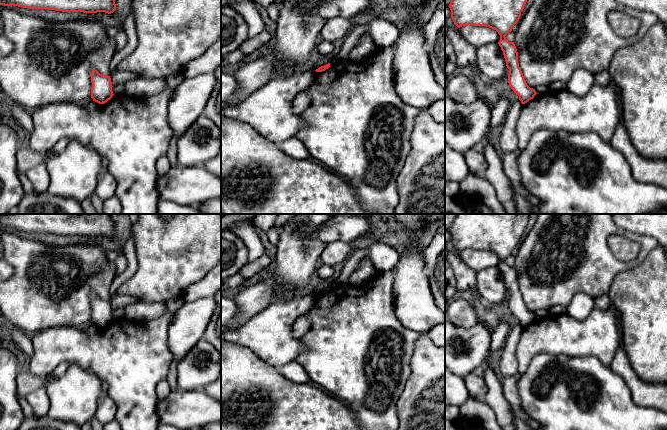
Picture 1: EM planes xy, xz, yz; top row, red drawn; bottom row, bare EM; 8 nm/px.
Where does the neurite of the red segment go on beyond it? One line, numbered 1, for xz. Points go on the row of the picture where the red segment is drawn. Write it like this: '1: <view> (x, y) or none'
1: none

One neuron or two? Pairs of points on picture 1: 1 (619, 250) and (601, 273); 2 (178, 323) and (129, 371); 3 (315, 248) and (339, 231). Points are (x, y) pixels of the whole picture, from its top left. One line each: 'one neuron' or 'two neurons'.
1: two neurons
2: two neurons
3: two neurons

